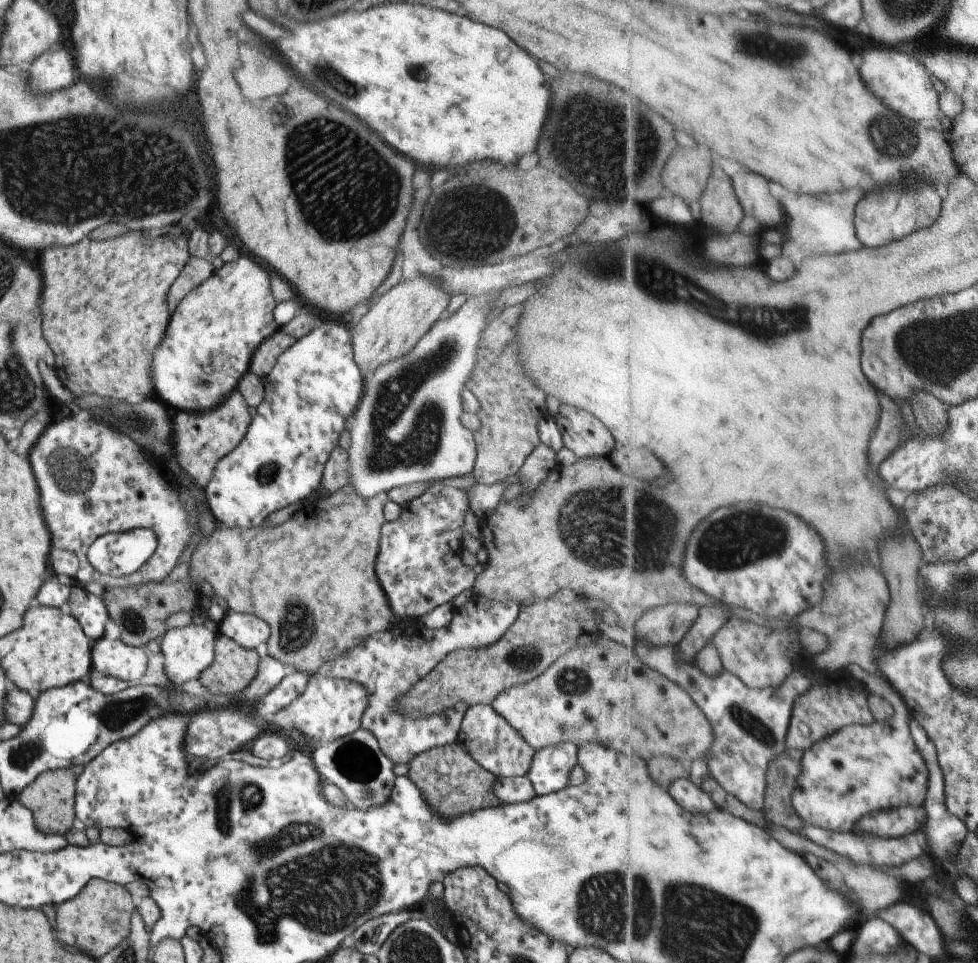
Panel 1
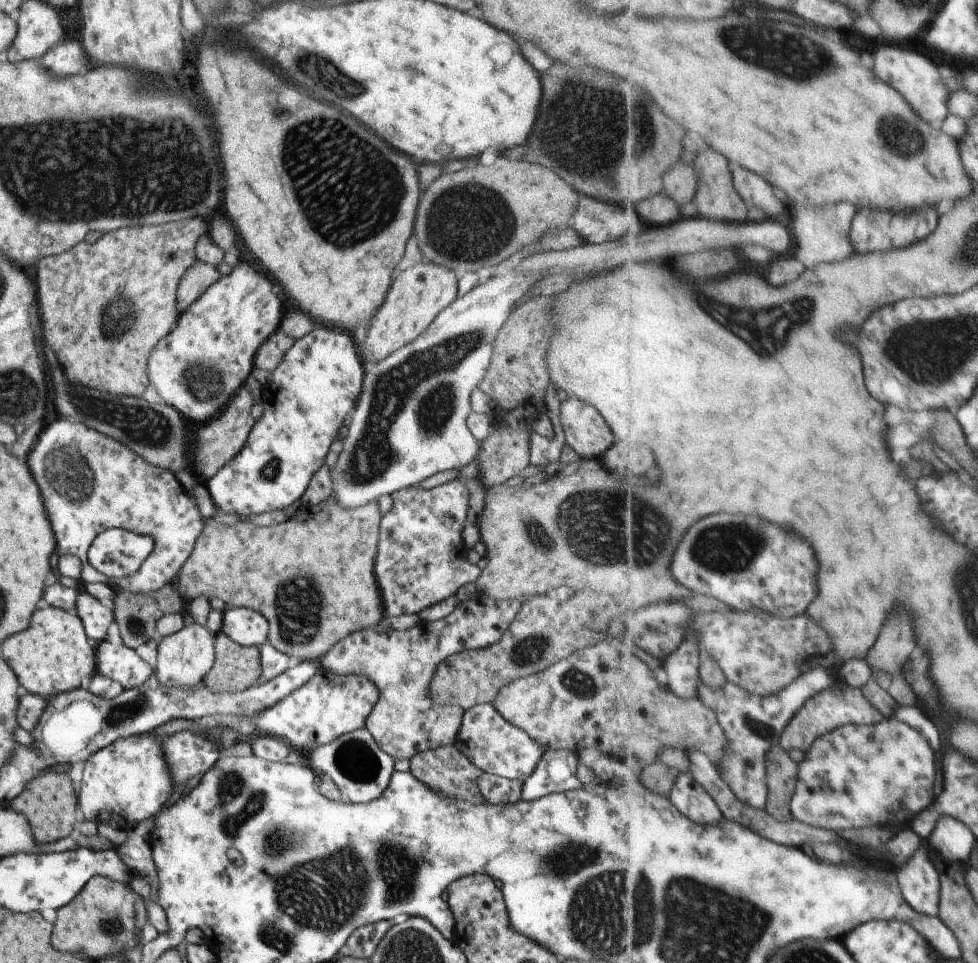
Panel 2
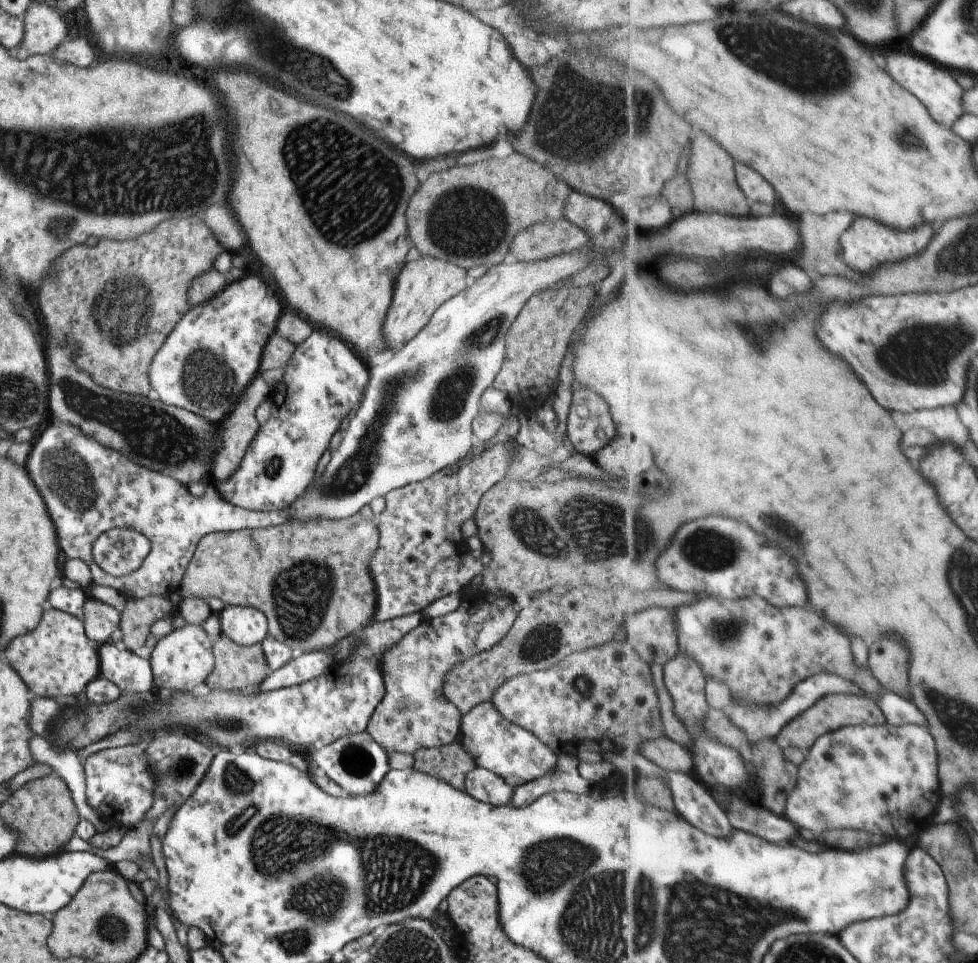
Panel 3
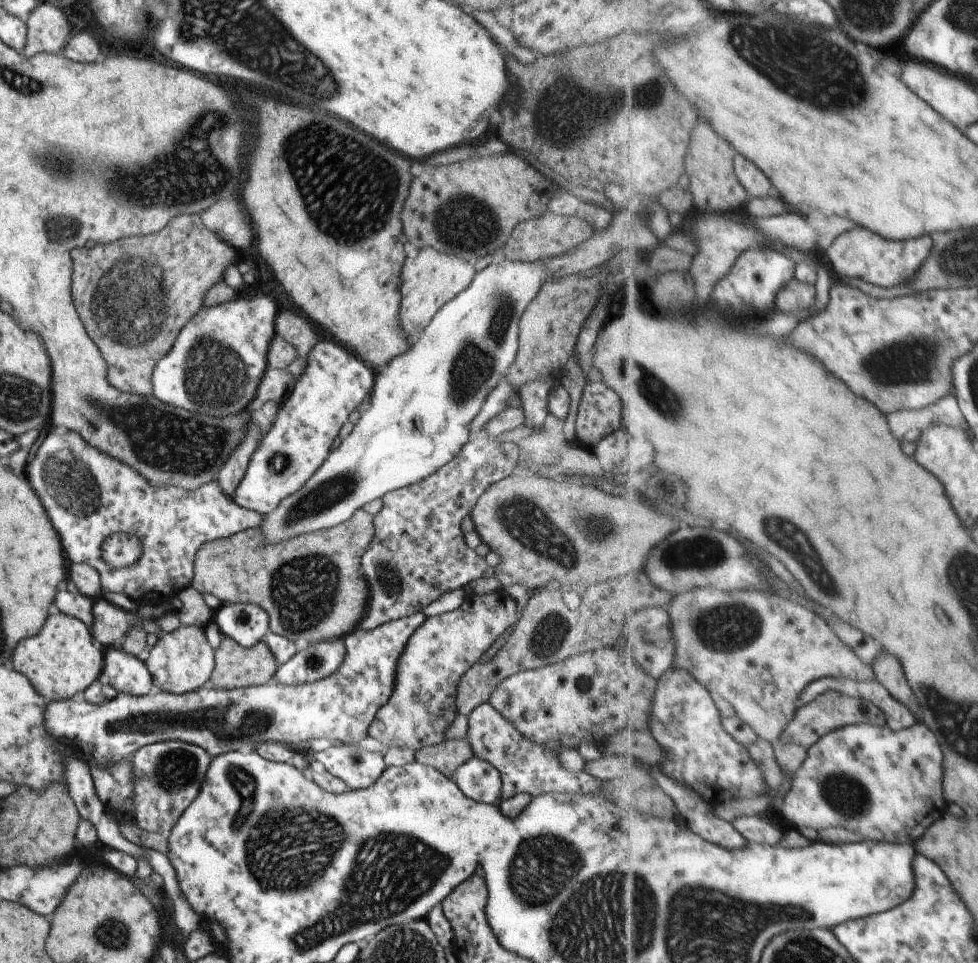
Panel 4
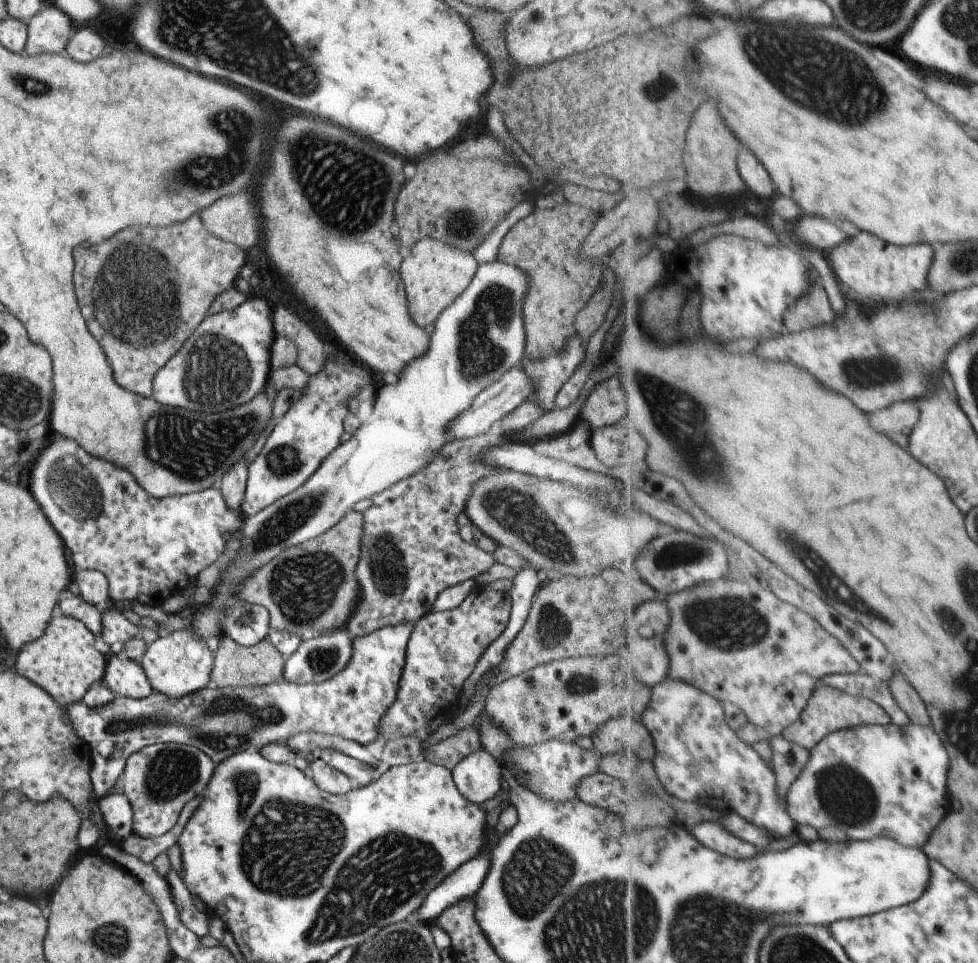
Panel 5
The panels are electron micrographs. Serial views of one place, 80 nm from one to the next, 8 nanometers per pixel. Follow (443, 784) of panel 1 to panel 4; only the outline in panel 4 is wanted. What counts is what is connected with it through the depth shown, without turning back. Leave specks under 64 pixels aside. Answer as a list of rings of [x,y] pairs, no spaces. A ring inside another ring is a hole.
[[[467,738],[459,740],[444,739],[439,744],[433,744],[415,751],[415,761],[418,764],[429,766],[449,776],[455,768],[467,762],[472,756],[471,746]]]

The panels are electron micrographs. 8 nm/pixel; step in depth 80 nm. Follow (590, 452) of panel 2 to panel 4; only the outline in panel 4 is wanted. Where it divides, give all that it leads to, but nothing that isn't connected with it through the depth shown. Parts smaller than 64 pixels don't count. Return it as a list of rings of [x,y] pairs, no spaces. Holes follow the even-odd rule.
[[[599,380],[585,383],[575,416],[575,441],[591,449],[593,444],[620,428],[618,396]]]

